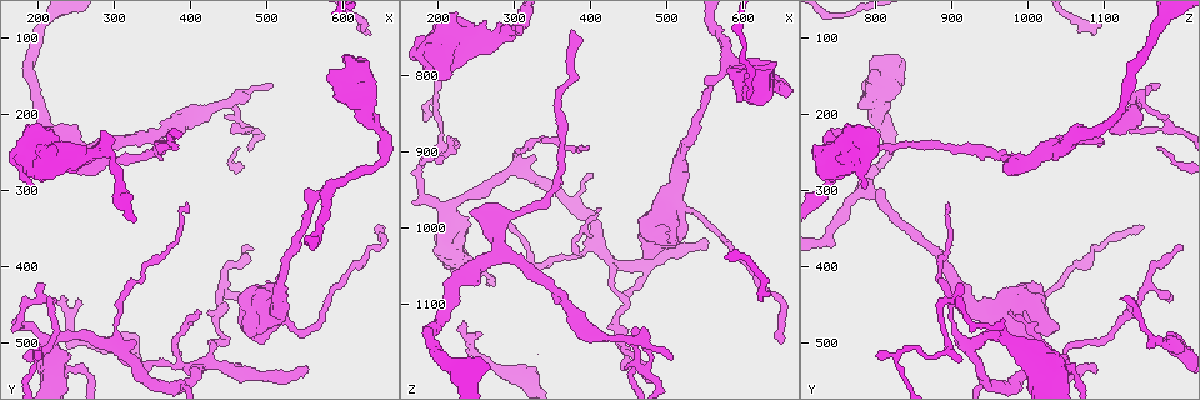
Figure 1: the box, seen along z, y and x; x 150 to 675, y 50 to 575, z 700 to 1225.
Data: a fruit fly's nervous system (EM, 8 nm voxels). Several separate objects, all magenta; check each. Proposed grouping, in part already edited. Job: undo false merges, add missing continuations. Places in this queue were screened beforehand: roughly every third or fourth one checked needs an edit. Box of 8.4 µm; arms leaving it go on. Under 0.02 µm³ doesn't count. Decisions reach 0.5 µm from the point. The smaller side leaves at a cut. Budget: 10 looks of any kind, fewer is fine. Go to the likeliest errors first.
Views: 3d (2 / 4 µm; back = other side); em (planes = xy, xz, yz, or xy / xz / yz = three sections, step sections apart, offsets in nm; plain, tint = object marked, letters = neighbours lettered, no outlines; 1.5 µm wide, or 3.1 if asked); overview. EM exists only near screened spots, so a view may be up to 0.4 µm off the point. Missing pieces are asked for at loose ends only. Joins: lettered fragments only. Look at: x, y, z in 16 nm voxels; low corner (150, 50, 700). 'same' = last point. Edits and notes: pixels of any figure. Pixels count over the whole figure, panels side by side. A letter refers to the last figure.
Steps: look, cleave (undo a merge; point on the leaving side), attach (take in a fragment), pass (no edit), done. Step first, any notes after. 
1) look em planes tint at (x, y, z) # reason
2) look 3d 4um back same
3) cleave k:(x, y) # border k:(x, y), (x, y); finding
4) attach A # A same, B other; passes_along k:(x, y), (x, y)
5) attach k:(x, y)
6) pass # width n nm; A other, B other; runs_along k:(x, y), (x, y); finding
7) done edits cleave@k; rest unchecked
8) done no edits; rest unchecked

look em planes letters at (550, 530, 1015) # an open end

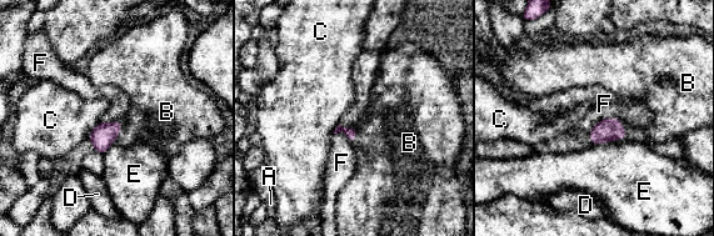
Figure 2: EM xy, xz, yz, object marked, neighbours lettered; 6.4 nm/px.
attach B # A other, B same, C other, D other, E other, F other; passes_along 2:(101, 137), (119, 130), (155, 116); it goes on there

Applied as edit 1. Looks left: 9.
look overview

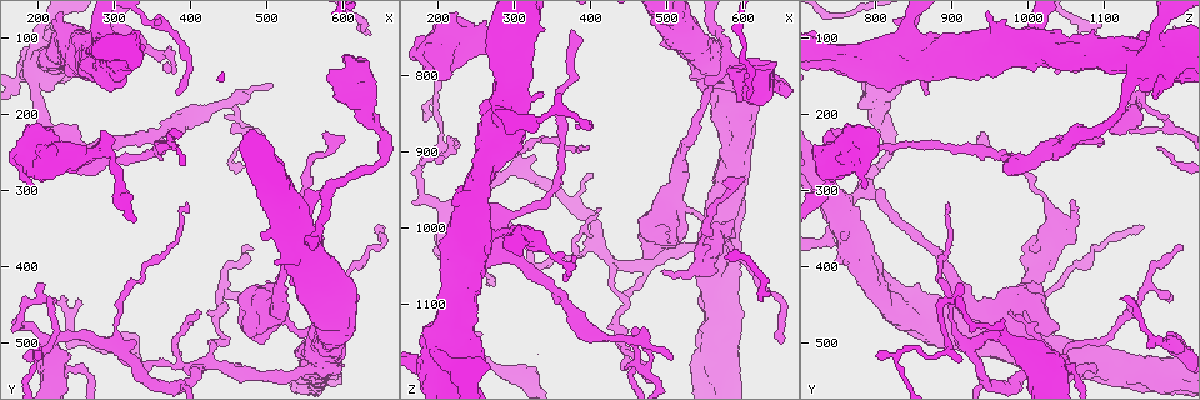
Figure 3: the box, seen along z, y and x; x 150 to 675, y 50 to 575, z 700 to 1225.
look 3d 2um back at (200, 520, 805) # tapers out

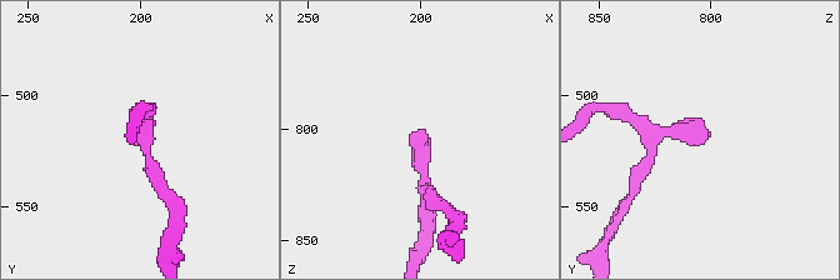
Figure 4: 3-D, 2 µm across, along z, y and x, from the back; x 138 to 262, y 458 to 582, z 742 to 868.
look em xy step 8 letters at (197, 517, 800) # shape alone is not enough

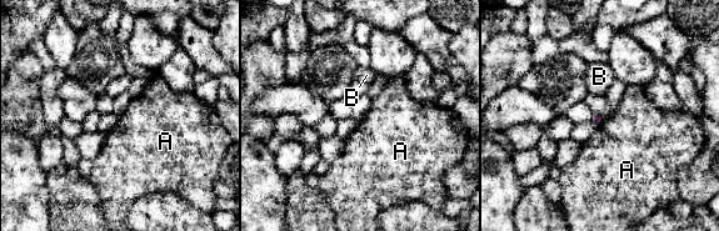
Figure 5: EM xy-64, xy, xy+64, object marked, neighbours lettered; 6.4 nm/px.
look em planes letters same

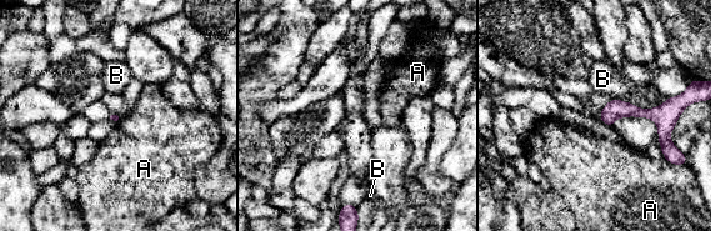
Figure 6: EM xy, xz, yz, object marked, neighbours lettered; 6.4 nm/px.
pass # A other, B other; no lettered fragment goes on from it

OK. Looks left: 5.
look em planes letters at (250, 265, 985) # thick end

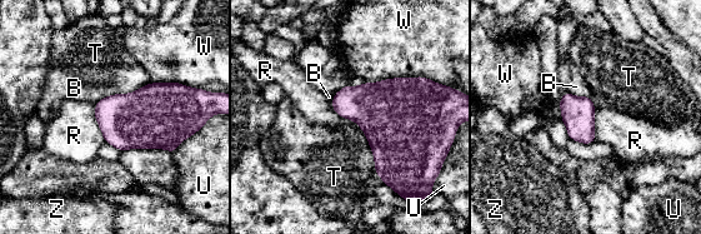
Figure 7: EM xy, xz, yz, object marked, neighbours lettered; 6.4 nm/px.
pass # B other, R other, T other, U other, W other, Z other; none of them fits

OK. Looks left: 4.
done edits attach@2; rest unchecked

